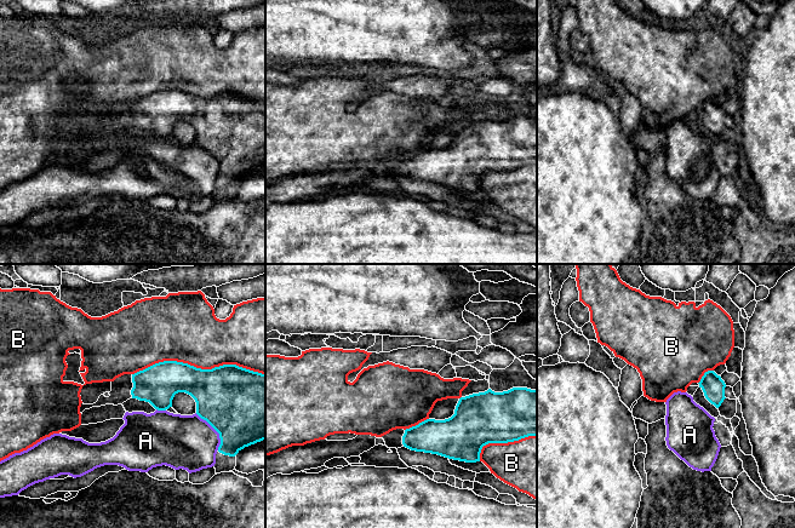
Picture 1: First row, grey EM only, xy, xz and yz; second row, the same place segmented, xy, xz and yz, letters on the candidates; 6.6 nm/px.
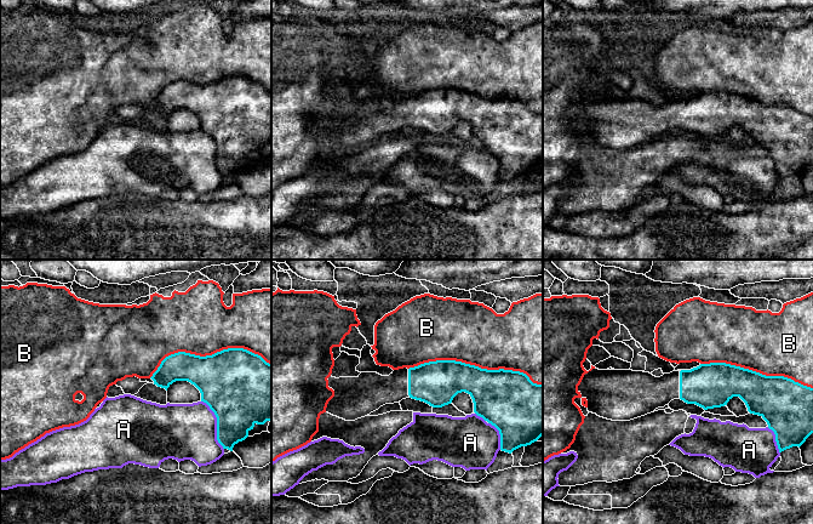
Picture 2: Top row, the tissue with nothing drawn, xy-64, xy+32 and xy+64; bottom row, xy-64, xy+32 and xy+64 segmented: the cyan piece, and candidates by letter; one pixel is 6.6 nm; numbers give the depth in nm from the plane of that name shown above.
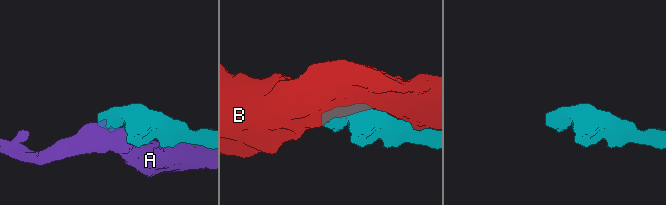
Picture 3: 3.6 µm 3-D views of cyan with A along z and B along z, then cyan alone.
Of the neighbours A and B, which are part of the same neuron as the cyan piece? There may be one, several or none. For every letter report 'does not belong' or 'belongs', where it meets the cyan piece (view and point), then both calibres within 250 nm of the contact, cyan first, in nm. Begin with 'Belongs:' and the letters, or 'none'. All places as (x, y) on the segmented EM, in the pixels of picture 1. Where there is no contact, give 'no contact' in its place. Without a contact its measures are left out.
Belongs: none
A: does not belong; contact xy (215, 429); calibres 500 and 360 nm
B: does not belong; contact xy (198, 368); calibres 400 and 400 nm

